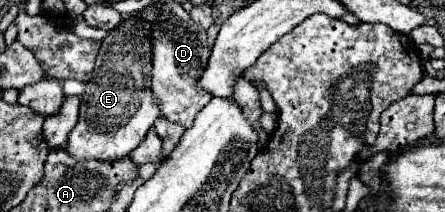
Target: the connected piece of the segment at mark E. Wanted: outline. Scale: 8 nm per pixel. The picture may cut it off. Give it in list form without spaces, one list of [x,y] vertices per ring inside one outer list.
[[[124,20],[120,28],[108,32],[96,58],[92,80],[86,84],[78,124],[70,132],[66,152],[76,160],[116,162],[126,158],[154,126],[160,110],[152,104],[150,90],[150,30],[140,20]]]

